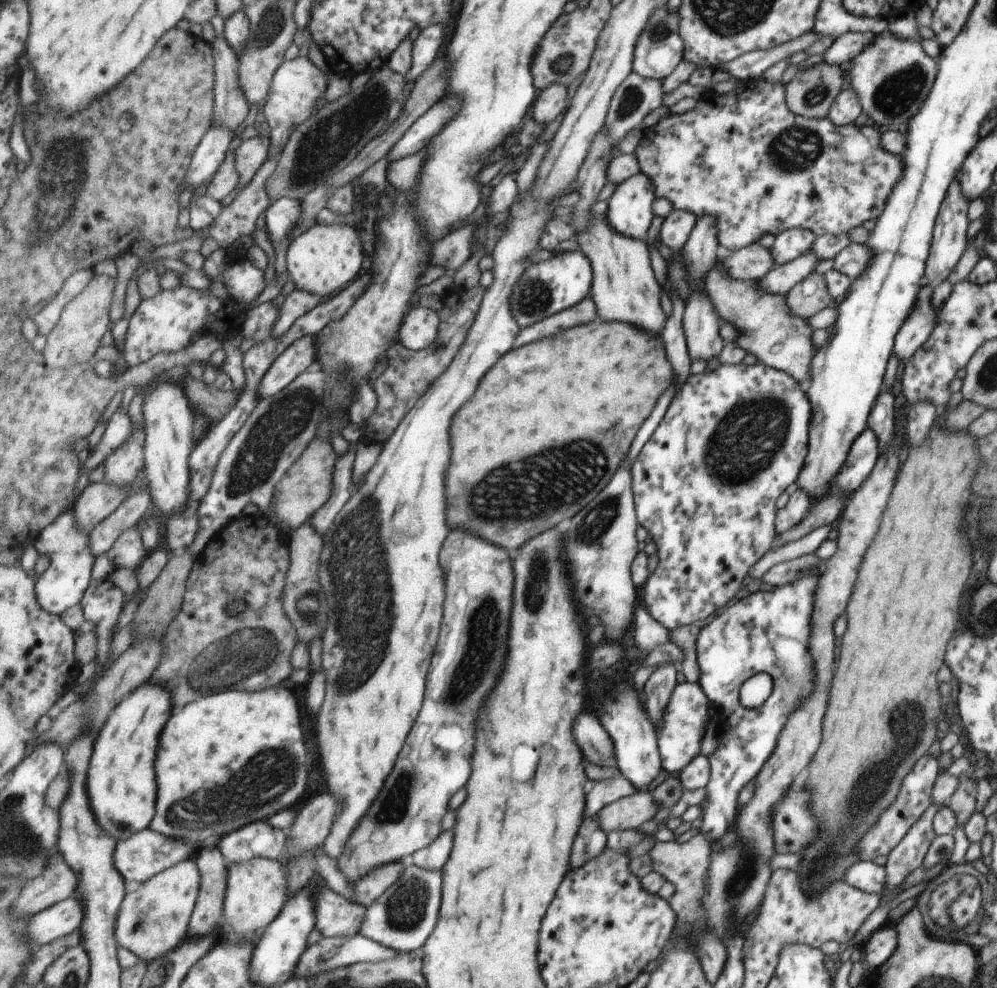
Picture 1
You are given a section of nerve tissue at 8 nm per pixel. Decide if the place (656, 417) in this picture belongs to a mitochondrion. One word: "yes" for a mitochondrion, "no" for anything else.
no

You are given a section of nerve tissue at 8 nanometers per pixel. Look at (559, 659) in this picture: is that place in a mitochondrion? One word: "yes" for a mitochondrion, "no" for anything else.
no

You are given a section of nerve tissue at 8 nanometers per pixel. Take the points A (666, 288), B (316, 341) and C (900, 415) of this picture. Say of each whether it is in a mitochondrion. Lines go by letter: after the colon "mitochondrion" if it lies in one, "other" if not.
A: other
B: other
C: other

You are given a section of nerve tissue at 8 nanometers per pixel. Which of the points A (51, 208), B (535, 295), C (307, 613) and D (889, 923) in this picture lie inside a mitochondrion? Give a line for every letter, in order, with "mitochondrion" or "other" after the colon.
A: mitochondrion
B: mitochondrion
C: mitochondrion
D: other

